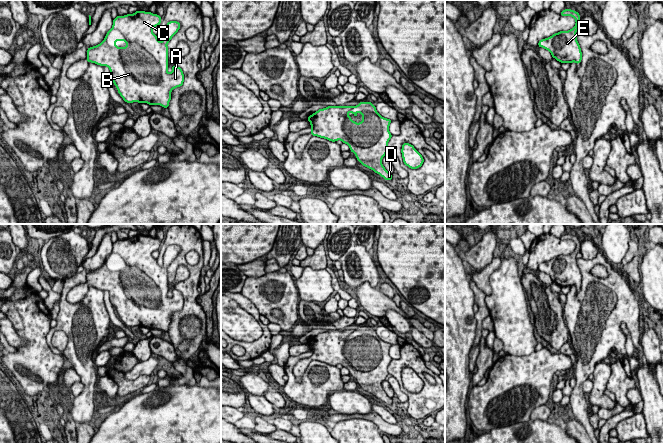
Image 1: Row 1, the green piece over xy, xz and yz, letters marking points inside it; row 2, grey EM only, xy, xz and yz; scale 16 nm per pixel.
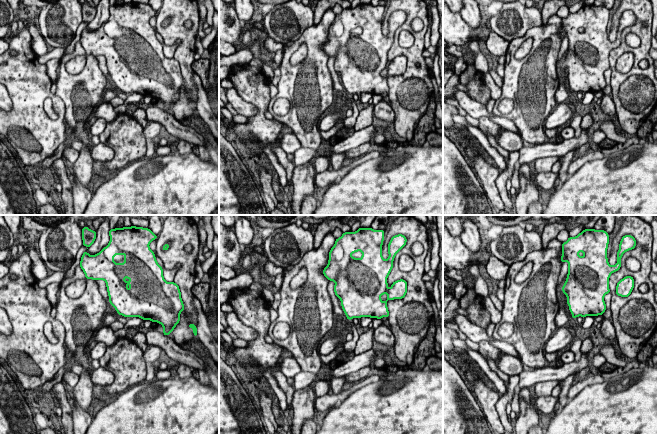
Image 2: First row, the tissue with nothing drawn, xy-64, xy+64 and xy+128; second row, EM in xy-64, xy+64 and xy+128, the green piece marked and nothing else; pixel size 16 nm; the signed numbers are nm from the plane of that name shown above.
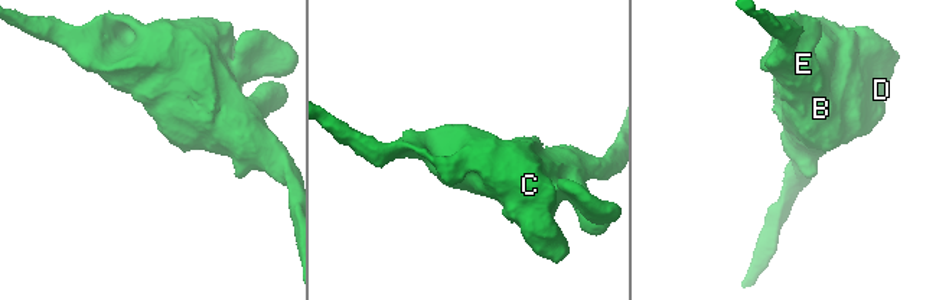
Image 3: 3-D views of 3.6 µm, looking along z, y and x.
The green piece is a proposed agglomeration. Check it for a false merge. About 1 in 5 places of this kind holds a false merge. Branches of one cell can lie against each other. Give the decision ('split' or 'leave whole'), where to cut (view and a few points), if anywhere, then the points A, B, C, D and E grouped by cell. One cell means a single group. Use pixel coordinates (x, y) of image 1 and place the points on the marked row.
leave whole; no cut; A B C D E

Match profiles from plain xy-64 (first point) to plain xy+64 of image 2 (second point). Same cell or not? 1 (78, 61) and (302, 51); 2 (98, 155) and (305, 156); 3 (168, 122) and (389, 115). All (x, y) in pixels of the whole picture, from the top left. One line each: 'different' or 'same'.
1: same
2: different
3: same

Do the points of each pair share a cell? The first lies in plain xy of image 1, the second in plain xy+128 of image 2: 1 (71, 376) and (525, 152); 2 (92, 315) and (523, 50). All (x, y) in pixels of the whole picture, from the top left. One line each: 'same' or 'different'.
1: different
2: different

